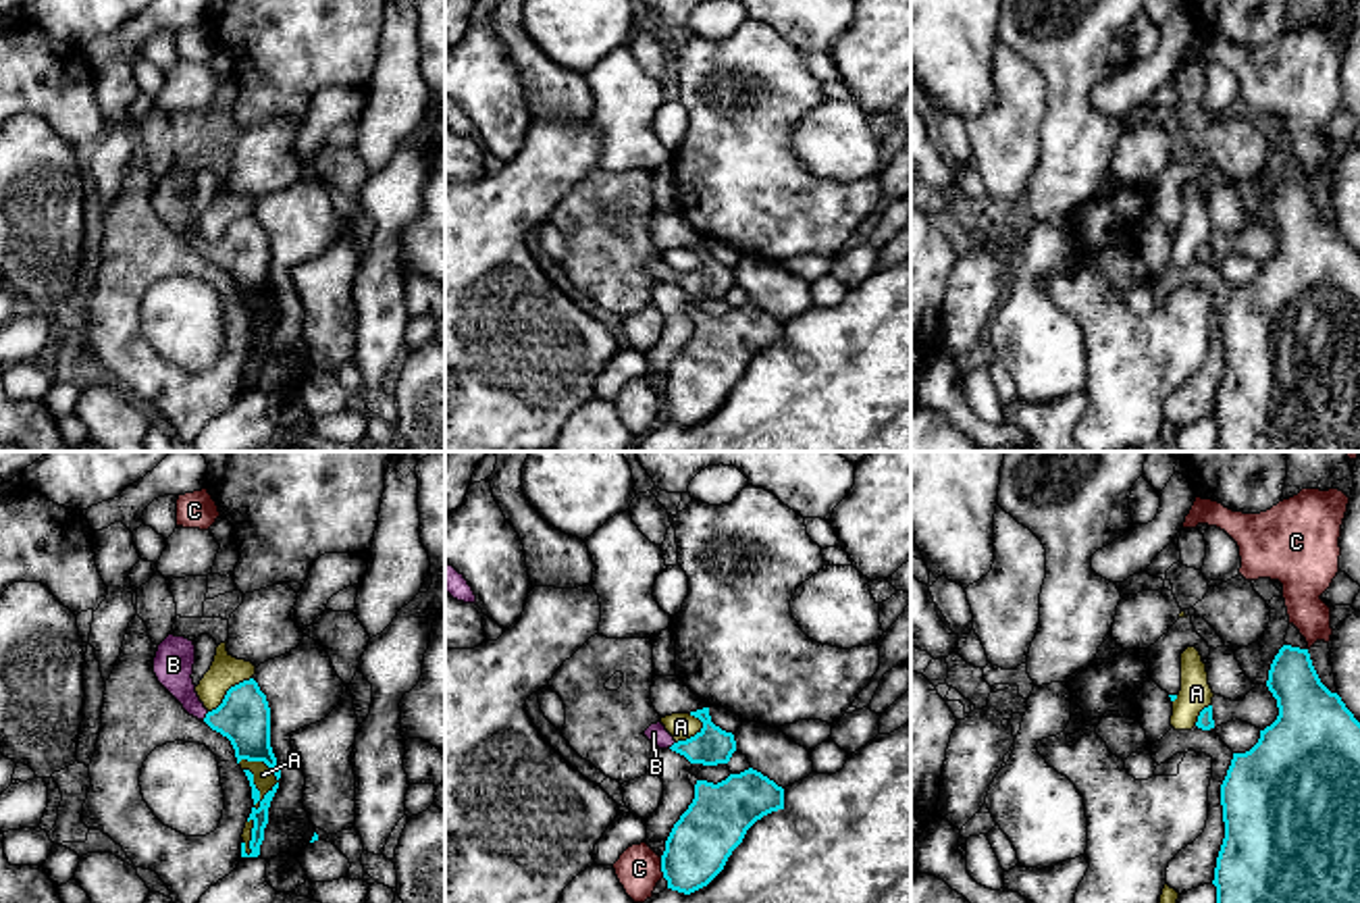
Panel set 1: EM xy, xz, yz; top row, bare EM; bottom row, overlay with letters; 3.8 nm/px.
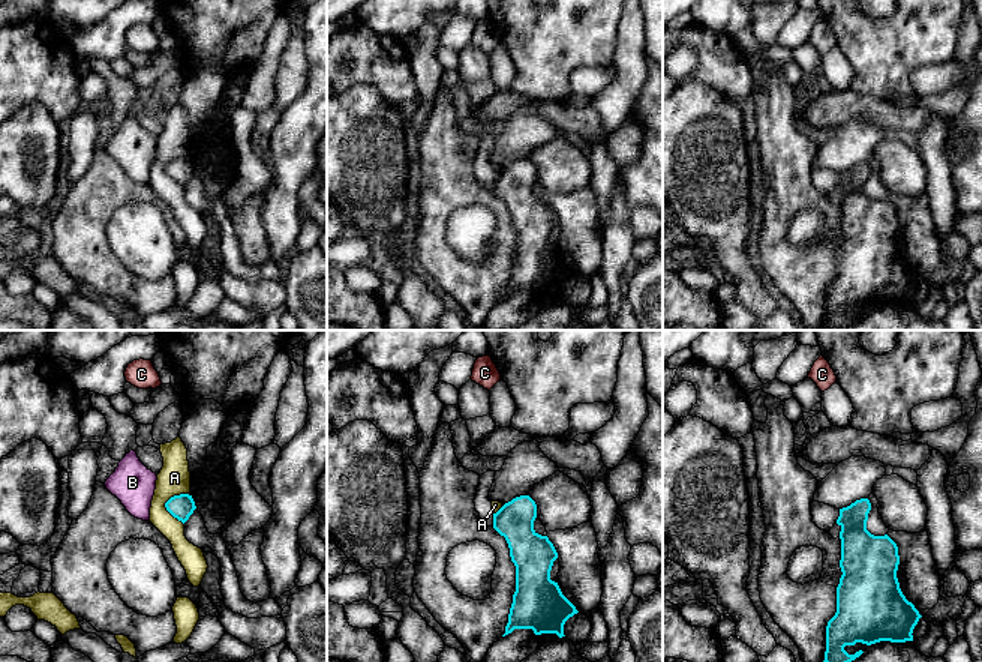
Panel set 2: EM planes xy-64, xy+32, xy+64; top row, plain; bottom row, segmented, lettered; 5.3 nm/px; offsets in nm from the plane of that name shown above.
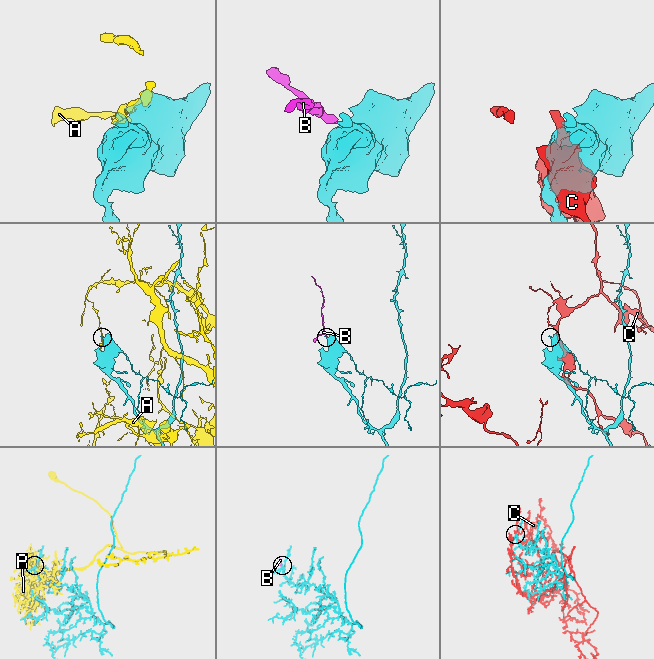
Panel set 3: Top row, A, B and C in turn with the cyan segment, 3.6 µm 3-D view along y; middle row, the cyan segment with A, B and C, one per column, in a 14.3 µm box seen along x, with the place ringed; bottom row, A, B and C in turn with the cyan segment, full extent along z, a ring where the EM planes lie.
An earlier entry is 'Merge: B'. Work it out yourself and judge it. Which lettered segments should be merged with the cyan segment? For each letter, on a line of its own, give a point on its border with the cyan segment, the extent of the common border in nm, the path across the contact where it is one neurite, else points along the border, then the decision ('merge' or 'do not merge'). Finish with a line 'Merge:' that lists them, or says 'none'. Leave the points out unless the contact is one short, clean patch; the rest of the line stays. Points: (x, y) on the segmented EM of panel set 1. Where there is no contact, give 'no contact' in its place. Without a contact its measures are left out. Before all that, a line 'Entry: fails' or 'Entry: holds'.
Entry: holds
A: contact xy (275, 775); length 220 nm; do not merge
B: contact xy (206, 716); length 40 nm; way xy (244, 716), (206, 716), (186, 695), (173, 664); merge
C: contact xz (662, 868); length 80 nm; do not merge
Merge: B

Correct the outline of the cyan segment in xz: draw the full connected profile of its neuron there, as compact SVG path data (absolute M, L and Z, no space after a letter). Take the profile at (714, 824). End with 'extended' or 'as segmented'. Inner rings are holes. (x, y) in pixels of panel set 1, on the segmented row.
M753 768L717 784L697 780L695 799L674 824L661 855L668 888L690 895L707 886L747 830L778 809L784 809L784 789Z; as segmented

